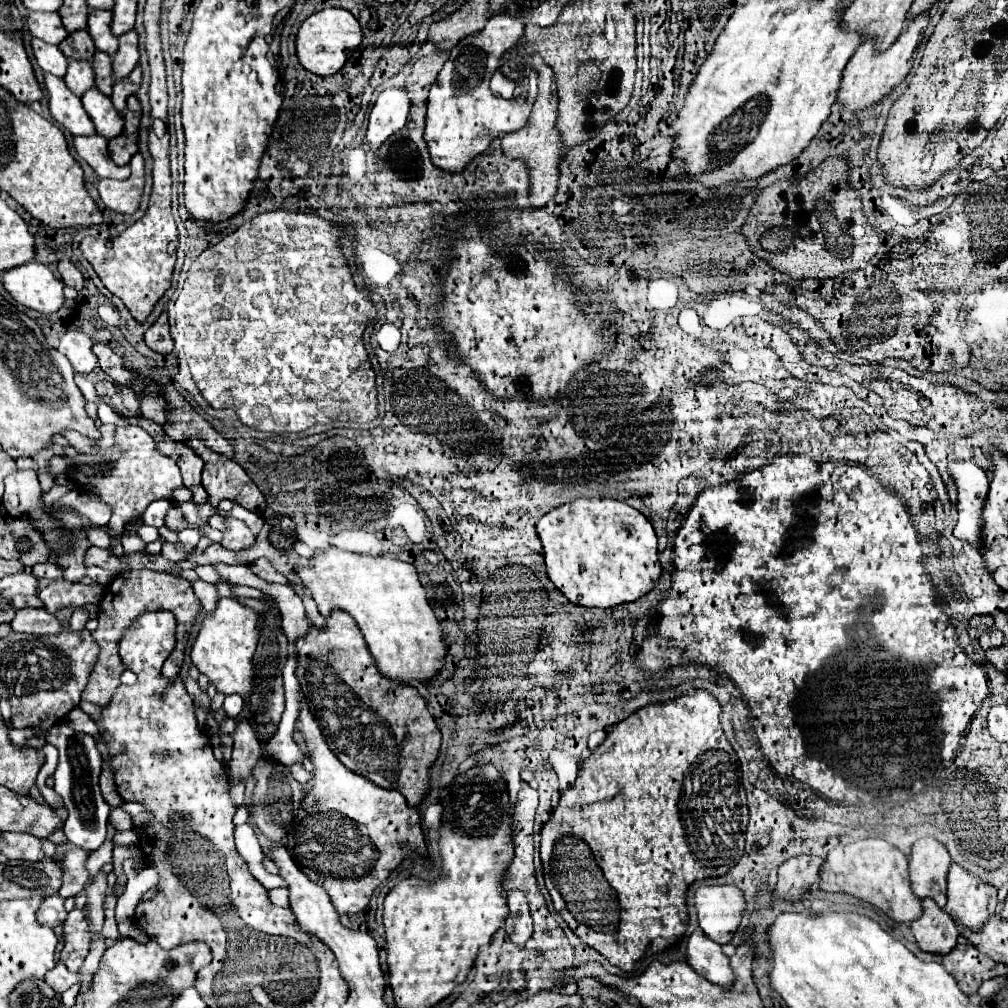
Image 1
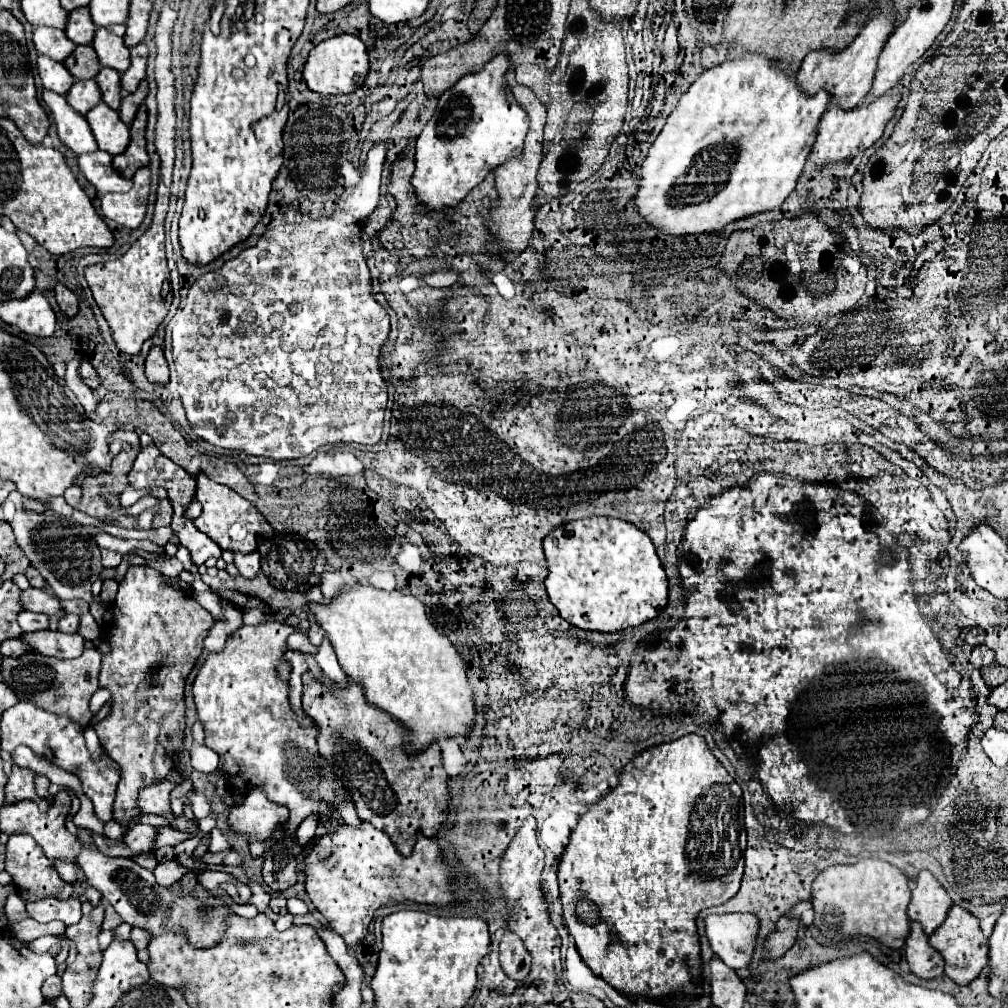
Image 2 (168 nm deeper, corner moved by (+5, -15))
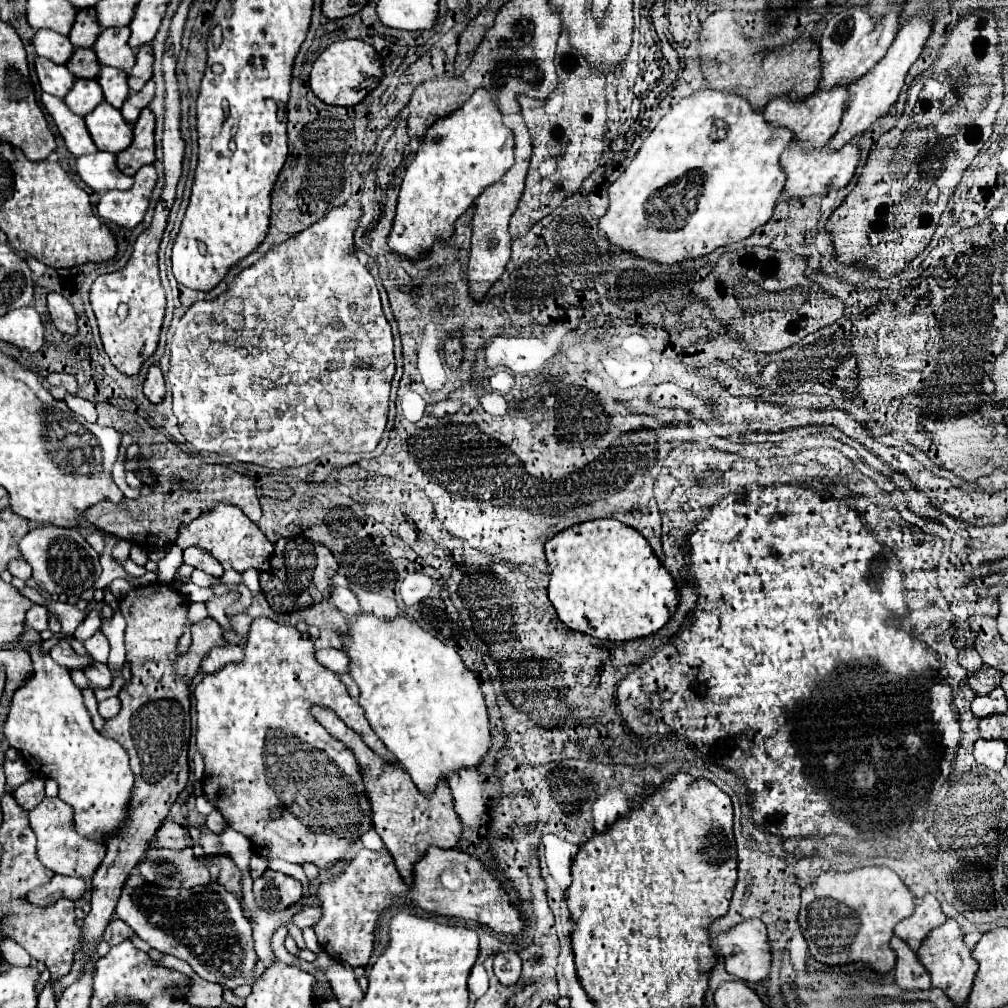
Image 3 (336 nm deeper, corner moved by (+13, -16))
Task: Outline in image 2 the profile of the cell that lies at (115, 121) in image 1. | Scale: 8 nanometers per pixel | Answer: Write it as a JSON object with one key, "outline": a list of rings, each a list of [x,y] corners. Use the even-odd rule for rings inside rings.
{"outline":[[[98,103],[86,115],[96,143],[102,151],[110,155],[120,155],[130,143],[130,127],[120,119],[118,111],[110,109],[106,103]]]}

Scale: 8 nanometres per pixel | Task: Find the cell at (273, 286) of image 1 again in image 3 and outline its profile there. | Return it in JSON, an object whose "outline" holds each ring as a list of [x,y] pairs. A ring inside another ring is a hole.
{"outline":[[[336,206],[310,228],[292,238],[274,244],[256,264],[248,266],[228,284],[216,300],[198,300],[178,320],[170,342],[168,382],[172,386],[172,404],[182,436],[196,448],[216,454],[226,454],[238,462],[260,464],[266,468],[290,468],[308,464],[328,452],[372,452],[382,438],[388,420],[390,382],[394,376],[394,346],[390,324],[382,312],[380,296],[374,278],[356,258],[354,232],[362,218],[360,206]]]}

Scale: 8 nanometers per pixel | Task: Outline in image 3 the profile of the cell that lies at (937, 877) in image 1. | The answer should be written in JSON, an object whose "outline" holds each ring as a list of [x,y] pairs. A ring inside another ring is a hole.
{"outline":[[[926,892],[918,904],[912,916],[900,920],[894,928],[894,934],[898,938],[902,938],[904,942],[908,942],[910,948],[918,950],[922,940],[928,936],[930,930],[934,930],[936,926],[942,926],[946,922],[946,914],[942,912],[938,900],[934,898],[934,894]]]}

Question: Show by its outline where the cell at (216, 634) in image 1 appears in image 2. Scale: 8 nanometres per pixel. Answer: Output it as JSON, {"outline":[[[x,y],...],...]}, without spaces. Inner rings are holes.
{"outline":[[[266,621],[256,627],[242,625],[232,633],[232,637],[228,637],[226,649],[222,653],[208,655],[192,685],[198,717],[206,731],[206,747],[220,755],[228,791],[232,795],[246,797],[250,791],[260,787],[270,801],[286,805],[290,809],[290,819],[284,825],[288,835],[294,835],[306,817],[318,815],[322,821],[338,813],[338,797],[330,785],[330,779],[338,779],[338,775],[334,773],[334,765],[318,753],[318,725],[308,715],[300,717],[292,711],[290,683],[278,677],[278,667],[284,661],[284,653],[288,651],[286,641],[296,631],[298,627],[292,627],[284,621]]]}

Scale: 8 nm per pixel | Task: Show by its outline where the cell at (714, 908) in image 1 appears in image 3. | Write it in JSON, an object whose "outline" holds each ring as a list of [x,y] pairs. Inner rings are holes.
{"outline":[[[750,918],[746,922],[740,922],[736,926],[730,926],[728,930],[722,930],[718,936],[718,954],[726,964],[726,972],[736,976],[744,982],[762,982],[768,976],[770,968],[770,944],[766,938],[766,926],[758,918]]]}

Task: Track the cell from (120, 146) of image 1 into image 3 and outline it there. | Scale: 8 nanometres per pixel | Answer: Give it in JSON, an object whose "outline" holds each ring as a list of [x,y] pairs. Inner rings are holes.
{"outline":[[[144,108],[134,124],[134,138],[130,148],[116,154],[118,170],[126,176],[134,176],[138,168],[154,162],[154,114]]]}

